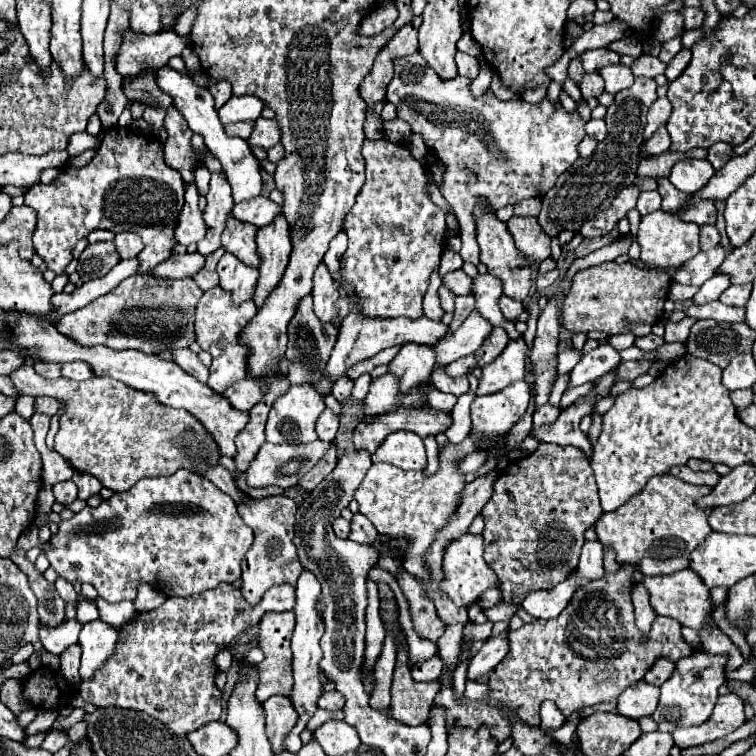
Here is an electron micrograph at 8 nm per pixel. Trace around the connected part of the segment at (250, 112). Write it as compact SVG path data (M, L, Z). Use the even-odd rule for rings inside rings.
M231 96L229 102L217 110L217 114L219 114L219 120L223 124L231 124L231 122L257 120L261 116L261 110L263 110L263 104L259 102L259 98Z

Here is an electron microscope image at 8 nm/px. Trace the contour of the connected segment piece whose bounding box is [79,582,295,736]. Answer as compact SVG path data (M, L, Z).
M221 584L213 590L205 590L205 594L197 594L193 598L167 598L163 606L147 612L135 612L135 616L119 630L115 654L107 658L107 662L93 674L89 680L81 680L79 692L81 696L97 706L97 708L107 708L107 706L117 706L117 708L129 708L129 710L139 710L145 712L165 726L173 730L177 736L185 736L185 732L193 732L199 726L219 720L223 702L221 702L221 692L215 684L215 674L217 674L217 664L215 656L227 648L241 632L249 630L251 626L257 626L267 612L287 612L293 610L295 606L295 586L291 584L281 584L273 586L267 590L261 598L259 604L249 604L241 590L235 588L233 584Z

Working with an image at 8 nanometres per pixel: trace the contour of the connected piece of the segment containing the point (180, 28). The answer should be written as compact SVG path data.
M187 8L181 16L179 16L179 20L177 20L177 26L173 28L175 32L177 32L177 36L187 36L189 34L189 30L191 30L191 24L193 24L193 16L197 16L197 8L195 10L191 10L191 8Z

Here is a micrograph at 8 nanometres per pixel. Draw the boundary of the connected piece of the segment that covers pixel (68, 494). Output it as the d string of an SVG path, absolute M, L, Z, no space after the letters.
M67 480L67 482L59 482L53 486L53 492L55 492L55 500L63 506L69 506L75 498L77 498L77 486Z

